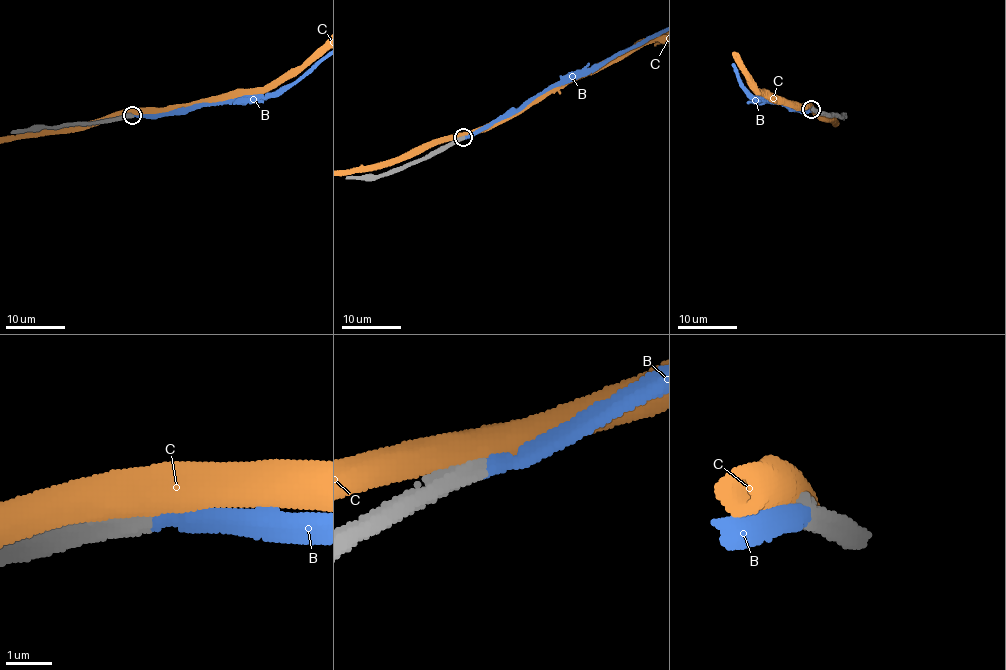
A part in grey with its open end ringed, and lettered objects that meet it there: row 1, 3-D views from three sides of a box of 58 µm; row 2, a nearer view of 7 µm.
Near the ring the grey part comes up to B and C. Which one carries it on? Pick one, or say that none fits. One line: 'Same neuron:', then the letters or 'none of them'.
Same neuron: B

